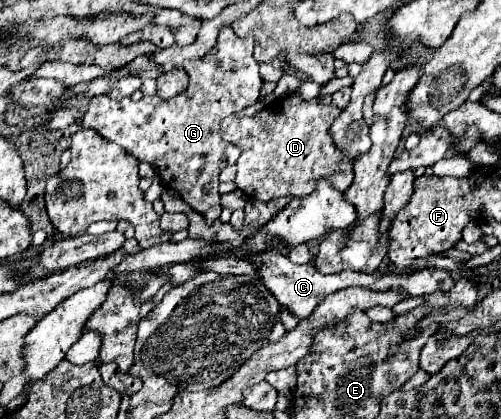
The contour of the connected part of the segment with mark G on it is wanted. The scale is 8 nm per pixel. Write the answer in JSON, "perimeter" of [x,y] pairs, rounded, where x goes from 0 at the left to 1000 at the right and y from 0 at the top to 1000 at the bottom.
{"perimeter":[[[447,67],[431,110],[411,134],[367,148],[379,200],[363,224],[339,239],[283,229],[275,243],[259,234],[224,239],[216,229],[188,229],[164,282],[164,301],[188,305],[200,325],[224,334],[271,382],[303,391],[327,444],[347,453],[415,535],[423,535],[443,506],[435,415],[443,401],[471,391],[479,372],[471,344],[443,339],[439,296],[451,277],[511,248],[523,205],[503,119],[503,91],[475,91],[459,67]]]}

